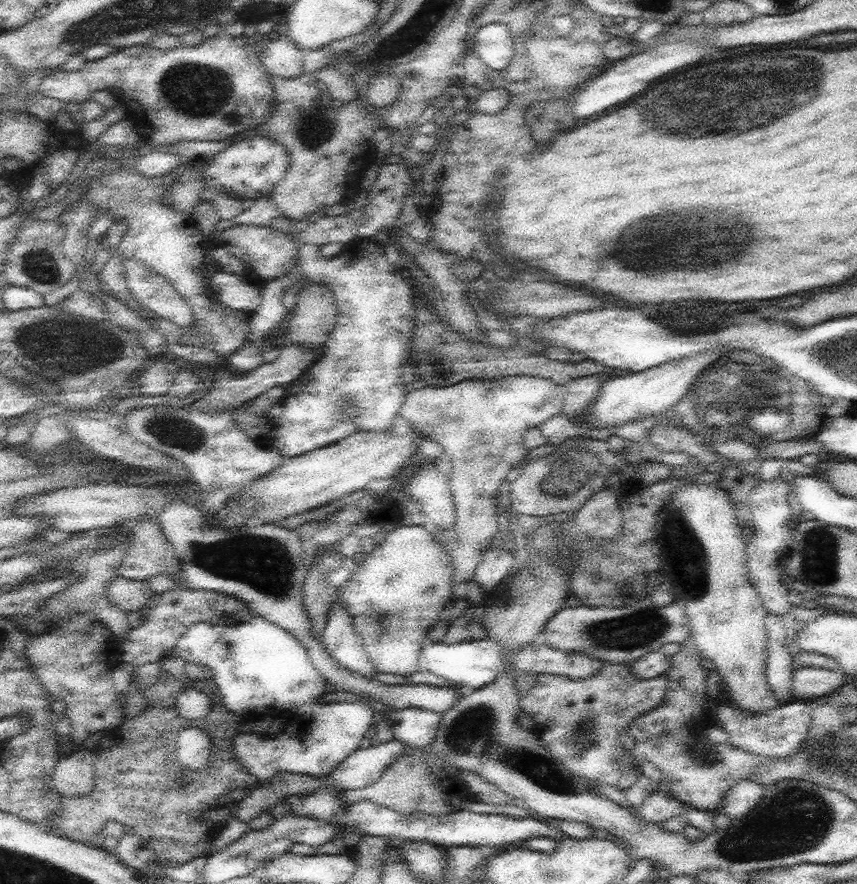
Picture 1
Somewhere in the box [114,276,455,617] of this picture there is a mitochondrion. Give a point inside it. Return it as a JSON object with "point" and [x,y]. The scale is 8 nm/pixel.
{"point":[267,565]}

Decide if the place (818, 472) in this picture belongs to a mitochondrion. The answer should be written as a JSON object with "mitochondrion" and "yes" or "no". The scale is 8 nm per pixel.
{"mitochondrion":"no"}

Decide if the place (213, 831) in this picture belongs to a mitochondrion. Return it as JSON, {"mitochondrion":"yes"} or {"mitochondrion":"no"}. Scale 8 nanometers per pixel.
{"mitochondrion":"no"}

